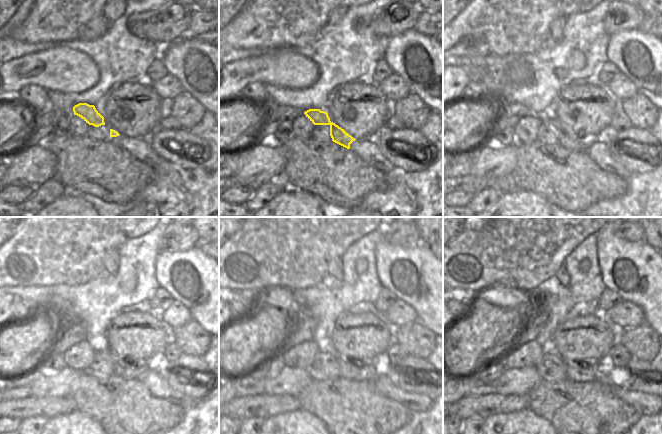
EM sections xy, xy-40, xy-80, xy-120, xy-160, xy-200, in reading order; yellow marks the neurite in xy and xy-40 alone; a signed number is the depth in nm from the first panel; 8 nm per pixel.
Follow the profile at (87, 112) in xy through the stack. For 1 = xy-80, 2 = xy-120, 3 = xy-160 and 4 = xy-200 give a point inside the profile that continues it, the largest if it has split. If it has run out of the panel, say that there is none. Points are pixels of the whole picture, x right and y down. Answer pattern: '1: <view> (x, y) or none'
1: xy-80 (565, 136)
2: xy-120 (121, 369)
3: xy-160 (368, 372)
4: xy-200 (598, 372)

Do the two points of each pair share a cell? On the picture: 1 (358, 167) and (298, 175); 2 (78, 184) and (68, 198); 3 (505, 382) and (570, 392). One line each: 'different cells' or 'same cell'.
1: same cell
2: different cells
3: different cells

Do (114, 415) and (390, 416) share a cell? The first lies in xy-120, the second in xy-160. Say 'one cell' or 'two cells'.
one cell

